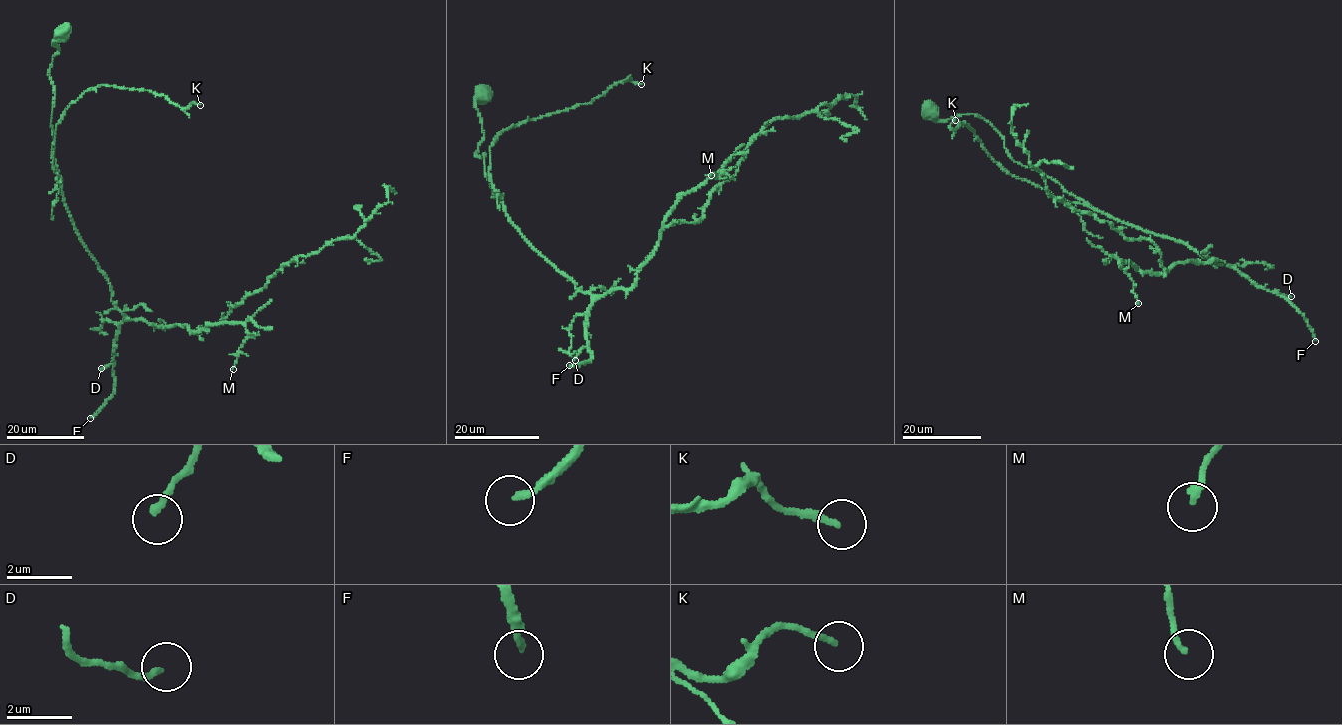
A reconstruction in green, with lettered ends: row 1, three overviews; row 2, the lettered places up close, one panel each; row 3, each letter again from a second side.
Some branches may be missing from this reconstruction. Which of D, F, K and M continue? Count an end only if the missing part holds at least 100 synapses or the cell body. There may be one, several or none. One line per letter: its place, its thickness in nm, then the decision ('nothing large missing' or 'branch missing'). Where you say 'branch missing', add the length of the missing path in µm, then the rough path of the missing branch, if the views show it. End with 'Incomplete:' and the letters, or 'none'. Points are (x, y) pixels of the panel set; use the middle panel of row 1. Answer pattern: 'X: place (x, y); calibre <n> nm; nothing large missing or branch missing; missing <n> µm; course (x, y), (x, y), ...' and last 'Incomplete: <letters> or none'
D: place (575, 360); calibre 200 nm; nothing large missing
F: place (569, 365); calibre 180 nm; branch missing; missing 130 µm
K: place (641, 84); calibre 190 nm; nothing large missing
M: place (711, 175); calibre 170 nm; nothing large missing
Incomplete: F

